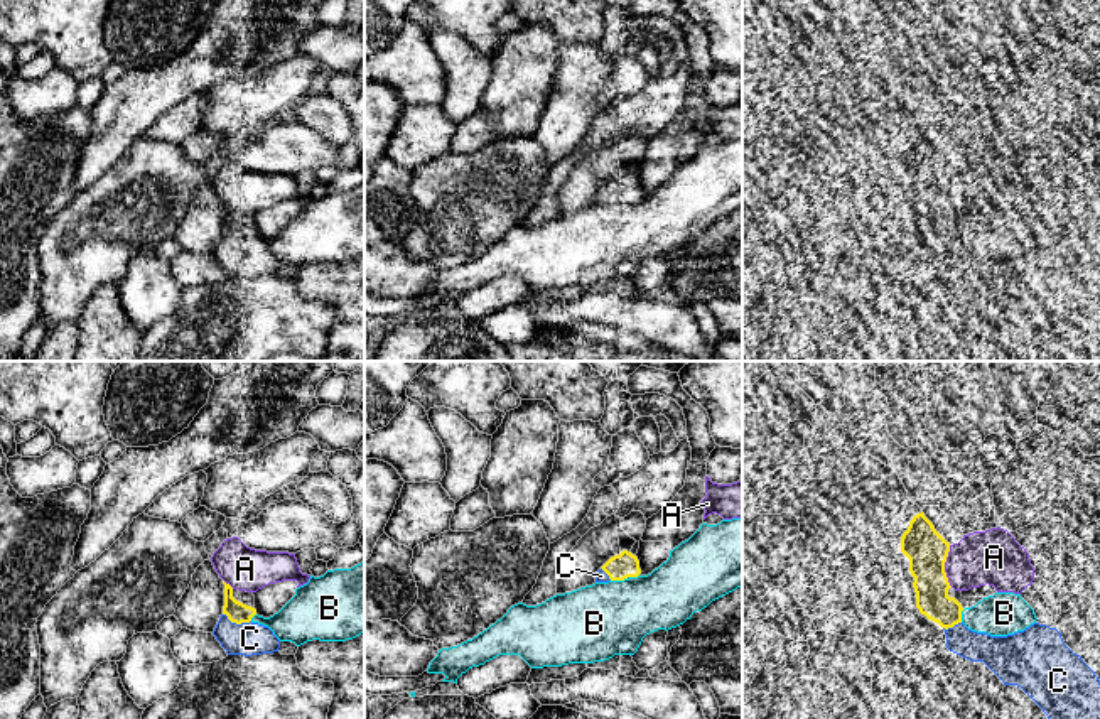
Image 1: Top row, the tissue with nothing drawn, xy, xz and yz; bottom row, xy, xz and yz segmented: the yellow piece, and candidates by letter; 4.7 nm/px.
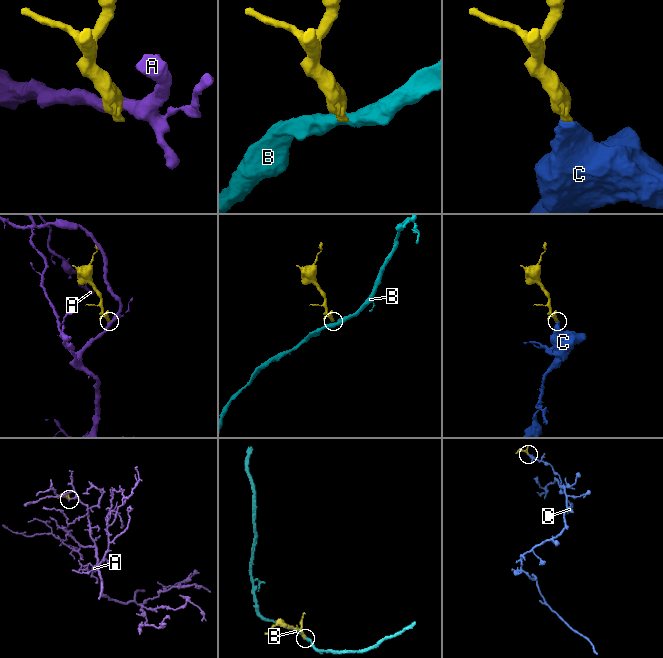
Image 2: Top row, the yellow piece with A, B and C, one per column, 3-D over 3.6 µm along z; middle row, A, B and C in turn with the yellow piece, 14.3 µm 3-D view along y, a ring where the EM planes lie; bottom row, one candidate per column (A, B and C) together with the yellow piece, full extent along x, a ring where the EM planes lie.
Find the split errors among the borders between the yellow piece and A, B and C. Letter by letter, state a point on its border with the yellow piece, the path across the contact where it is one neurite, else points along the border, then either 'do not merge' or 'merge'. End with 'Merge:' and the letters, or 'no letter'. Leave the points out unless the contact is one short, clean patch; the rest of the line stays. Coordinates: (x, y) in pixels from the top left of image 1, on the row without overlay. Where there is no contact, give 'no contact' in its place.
A: contact yz (943, 188); do not merge
B: contact xz (618, 201); do not merge
C: contact xy (237, 245); merge
Merge: C

